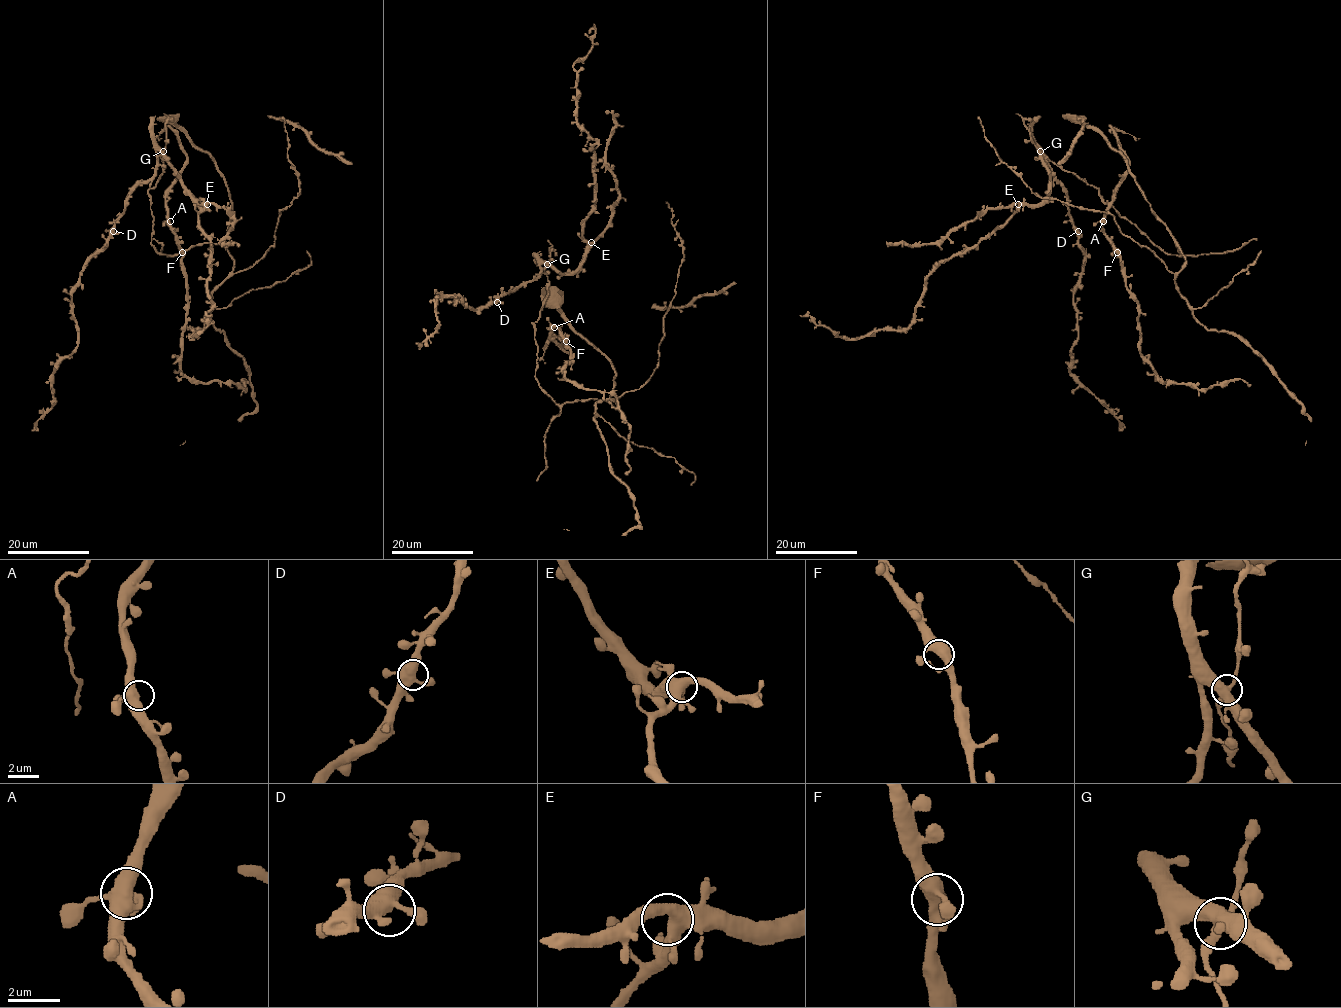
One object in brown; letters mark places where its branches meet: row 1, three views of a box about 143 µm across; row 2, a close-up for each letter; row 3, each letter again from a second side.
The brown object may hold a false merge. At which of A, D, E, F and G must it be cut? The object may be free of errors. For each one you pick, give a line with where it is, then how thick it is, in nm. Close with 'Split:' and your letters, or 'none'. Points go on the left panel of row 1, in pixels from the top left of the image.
Split: none

